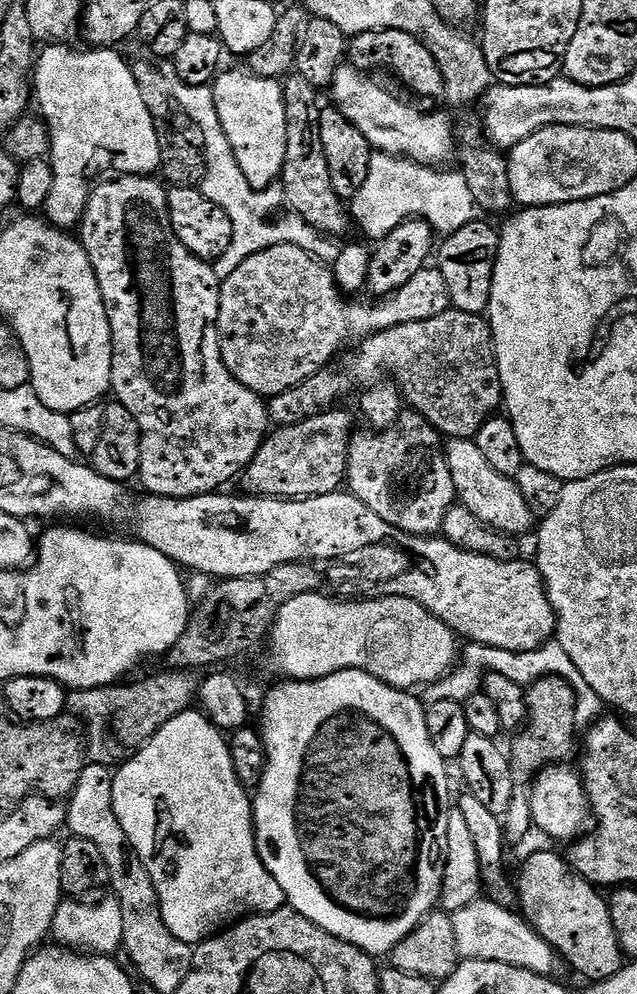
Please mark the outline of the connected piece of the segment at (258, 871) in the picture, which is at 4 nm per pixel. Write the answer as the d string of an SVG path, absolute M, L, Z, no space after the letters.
M189 710L180 716L170 718L162 730L154 734L150 746L145 746L126 764L119 765L114 775L114 814L118 814L118 822L122 822L122 830L126 830L126 838L133 852L137 852L143 860L150 878L156 884L156 893L160 895L160 913L174 938L190 945L198 945L209 940L215 933L247 918L262 912L276 912L285 907L284 891L268 869L265 857L260 857L261 849L256 838L256 826L252 818L253 797L245 788L236 763L232 760L232 750L225 733L213 726L211 720L200 710Z

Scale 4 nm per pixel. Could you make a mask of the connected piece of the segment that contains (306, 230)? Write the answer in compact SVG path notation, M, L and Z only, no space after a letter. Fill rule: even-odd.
M185 87L182 100L186 105L186 112L188 108L189 114L196 119L195 127L204 139L204 161L208 165L208 172L204 175L202 190L206 198L216 201L219 208L226 210L234 226L234 238L230 242L230 250L226 250L226 254L222 254L222 258L215 261L217 276L223 278L234 274L234 270L238 270L238 266L242 266L242 262L246 262L250 254L258 254L270 246L279 244L302 246L302 250L306 250L311 256L316 256L325 264L332 266L340 254L341 245L331 235L310 226L297 212L292 211L286 203L283 187L273 186L257 190L250 186L250 182L246 180L246 174L240 169L236 152L222 130L216 104L212 101L211 87Z

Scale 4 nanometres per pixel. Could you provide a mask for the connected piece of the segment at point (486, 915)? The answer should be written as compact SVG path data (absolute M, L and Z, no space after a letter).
M481 898L462 906L462 910L451 913L458 950L464 960L493 960L510 966L530 970L539 976L555 977L558 953L547 944L523 915L510 908L495 904L493 900Z

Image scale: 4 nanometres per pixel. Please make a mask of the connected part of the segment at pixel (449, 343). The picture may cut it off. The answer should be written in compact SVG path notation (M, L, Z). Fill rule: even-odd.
M449 310L438 314L438 318L426 318L422 322L395 324L390 330L377 332L374 336L365 336L359 341L357 352L345 355L344 368L329 366L314 374L306 382L271 397L268 414L273 425L285 428L306 418L316 416L319 412L331 409L343 396L351 394L355 388L367 390L374 384L381 383L391 372L400 375L399 387L407 407L433 424L445 437L454 440L471 440L478 430L494 415L501 411L504 403L504 391L498 374L496 361L496 343L492 340L492 326L484 316L475 316L465 312Z

